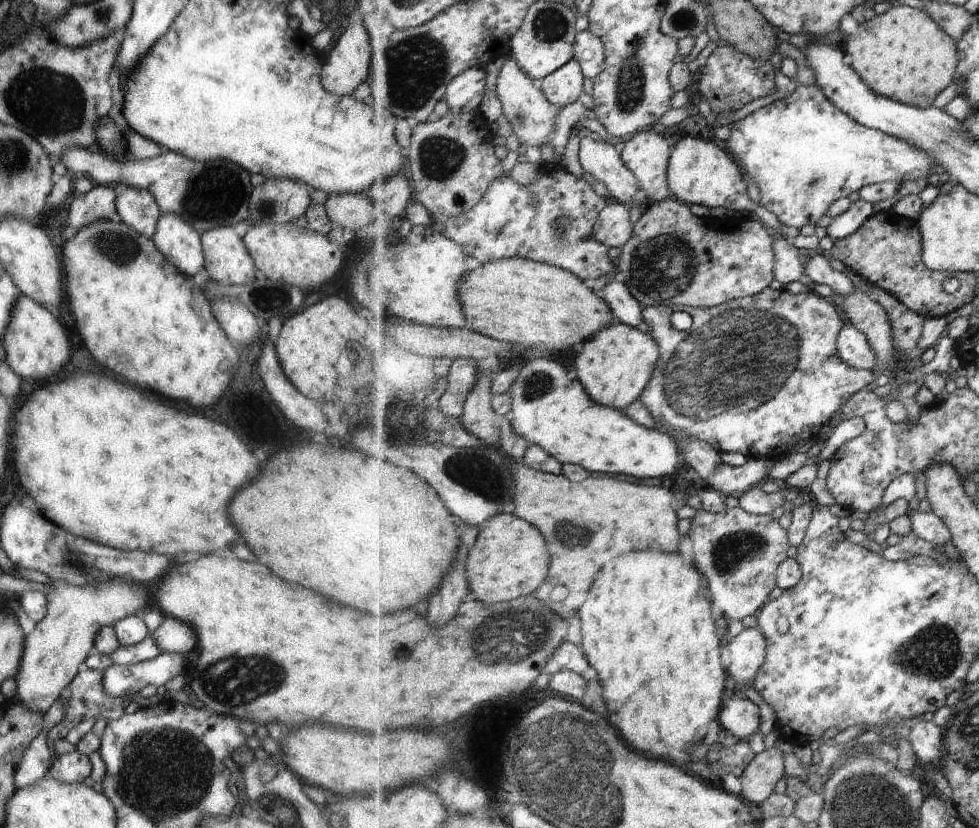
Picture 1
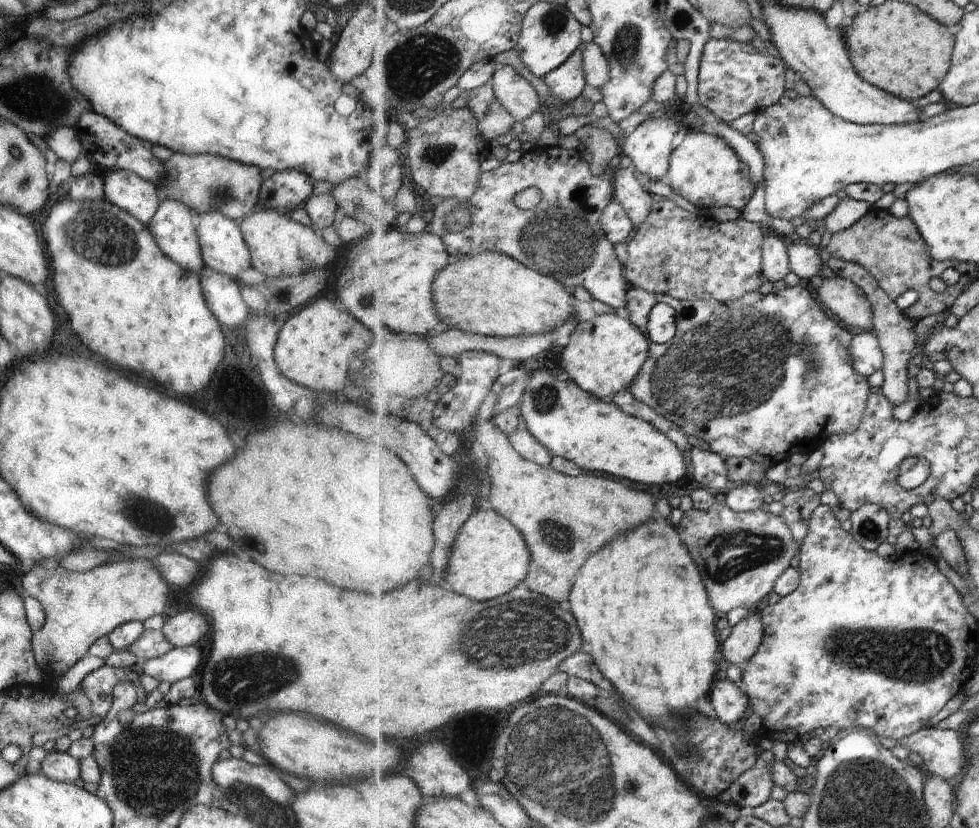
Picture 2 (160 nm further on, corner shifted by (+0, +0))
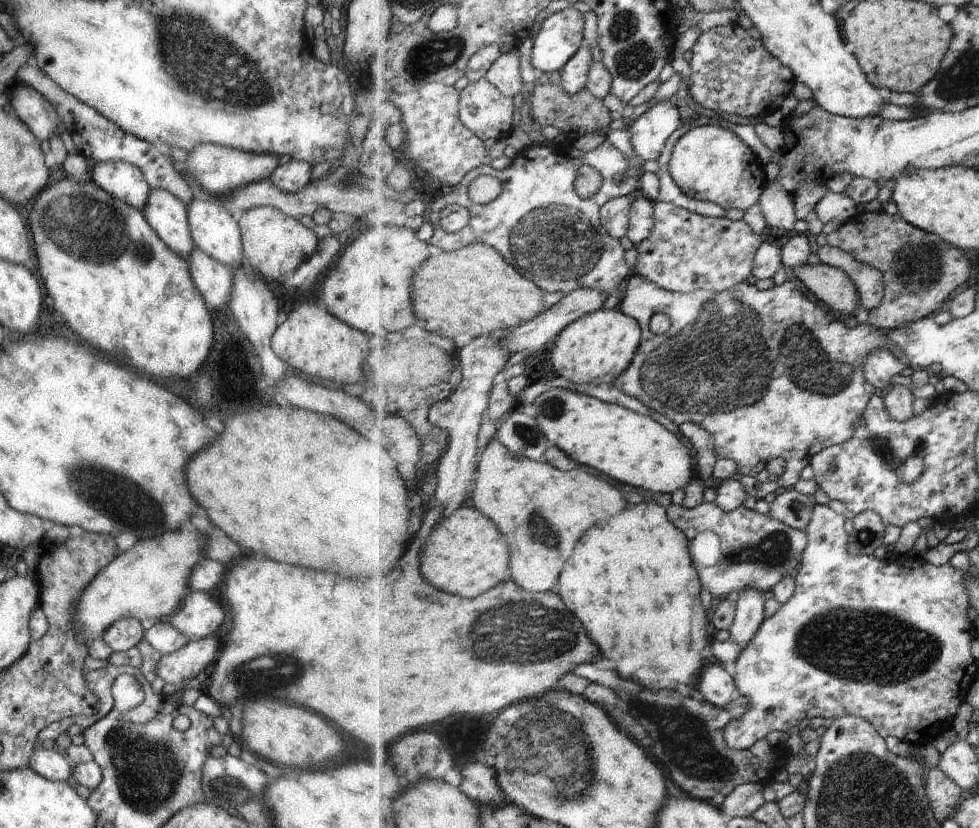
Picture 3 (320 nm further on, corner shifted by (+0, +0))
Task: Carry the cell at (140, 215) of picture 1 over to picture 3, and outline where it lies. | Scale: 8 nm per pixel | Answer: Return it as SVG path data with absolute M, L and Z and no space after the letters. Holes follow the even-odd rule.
M100 161L93 166L91 180L126 204L144 210L151 186L137 166L126 161Z

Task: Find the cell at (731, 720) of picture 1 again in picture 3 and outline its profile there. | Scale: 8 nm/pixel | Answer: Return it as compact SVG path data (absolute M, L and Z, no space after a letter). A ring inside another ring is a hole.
M724 664L705 666L696 687L703 694L704 700L722 708L729 707L739 695L734 672Z

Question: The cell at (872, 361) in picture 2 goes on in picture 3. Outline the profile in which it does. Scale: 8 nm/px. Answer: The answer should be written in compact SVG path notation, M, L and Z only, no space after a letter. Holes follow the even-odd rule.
M888 349L874 353L865 364L865 375L879 392L886 394L894 386L894 378L906 370L906 363Z

